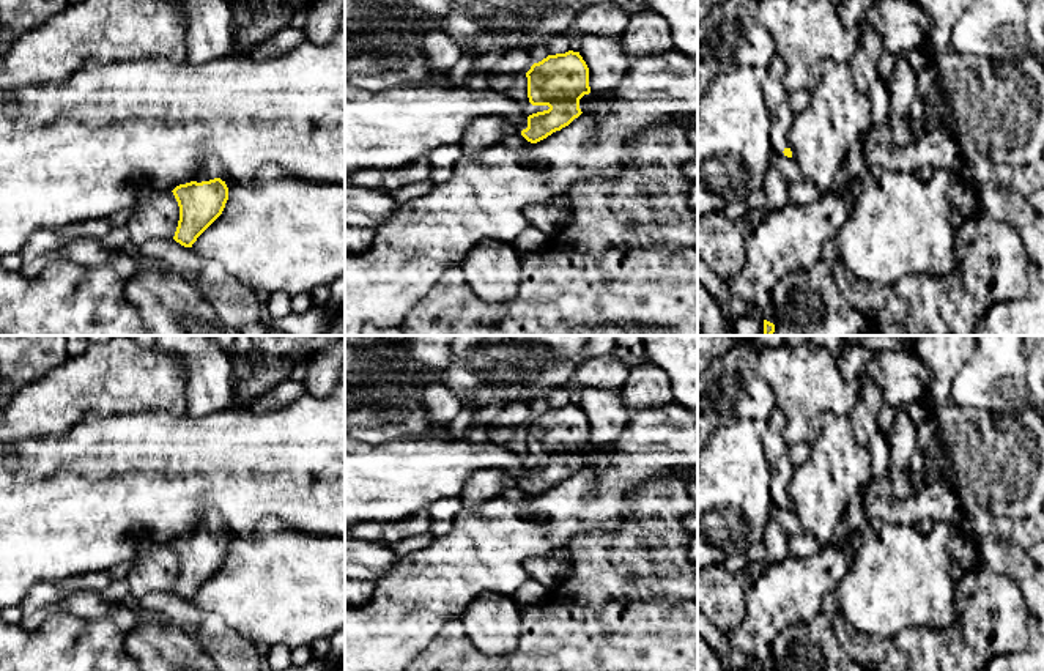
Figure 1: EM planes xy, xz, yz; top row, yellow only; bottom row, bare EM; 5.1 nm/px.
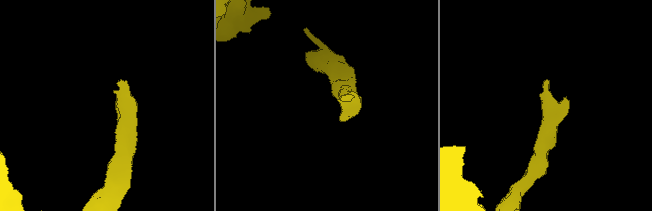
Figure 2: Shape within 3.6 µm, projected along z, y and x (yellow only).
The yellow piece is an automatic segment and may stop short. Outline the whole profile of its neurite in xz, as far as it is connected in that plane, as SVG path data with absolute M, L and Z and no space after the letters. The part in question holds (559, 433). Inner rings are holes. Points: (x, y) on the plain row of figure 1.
M573 403L534 416L526 430L529 455L550 460L516 474L516 488L523 498L531 498L578 471L583 466L579 452L590 446L590 439L589 421L579 405Z

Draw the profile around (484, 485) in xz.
M479 471L466 482L460 499L466 509L479 507L512 488L516 488L516 474L510 471Z

